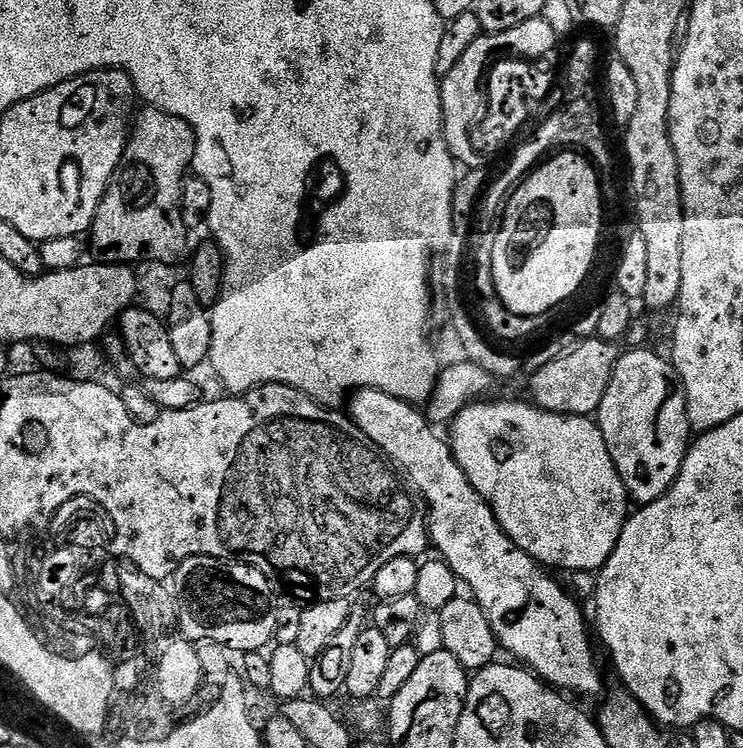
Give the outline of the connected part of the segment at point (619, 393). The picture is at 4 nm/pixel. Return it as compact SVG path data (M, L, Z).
M636 346L619 357L612 371L610 386L602 394L600 408L594 413L594 419L600 425L602 438L610 450L610 458L626 486L629 497L637 505L643 506L662 498L676 483L682 470L684 455L690 447L690 429L688 427L688 399L682 378L676 373L671 359L659 356L656 352L647 352L647 347Z

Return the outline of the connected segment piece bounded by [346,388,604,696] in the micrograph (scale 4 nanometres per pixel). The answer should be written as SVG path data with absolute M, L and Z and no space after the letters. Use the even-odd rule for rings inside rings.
M358 388L355 392L351 393L350 399L346 404L346 412L350 417L353 424L356 425L356 431L359 435L362 435L375 446L397 469L401 468L406 475L412 479L412 484L418 491L424 495L424 500L428 503L429 512L426 512L426 519L428 521L428 530L430 533L431 543L434 548L437 548L439 555L443 561L452 568L459 583L469 588L470 596L473 600L480 604L482 610L485 612L486 618L489 620L490 626L493 628L493 632L496 635L496 640L499 647L505 652L508 651L510 655L517 656L521 665L527 666L535 675L539 676L545 684L557 689L563 690L565 693L573 694L577 692L580 696L596 696L604 688L604 680L600 677L600 668L596 665L596 652L592 649L592 640L594 644L594 636L590 631L590 624L584 621L584 612L576 605L576 600L555 580L551 571L545 570L542 565L534 558L530 558L530 554L526 554L519 548L519 546L512 541L508 535L502 530L502 526L496 521L496 516L492 513L492 508L483 500L478 494L478 490L474 490L474 486L470 482L470 478L466 478L466 474L462 470L462 466L458 466L456 461L456 455L452 453L449 441L444 440L439 436L437 429L433 425L428 423L428 417L417 405L407 404L404 400L394 398L394 394L386 394L382 390L377 388Z

